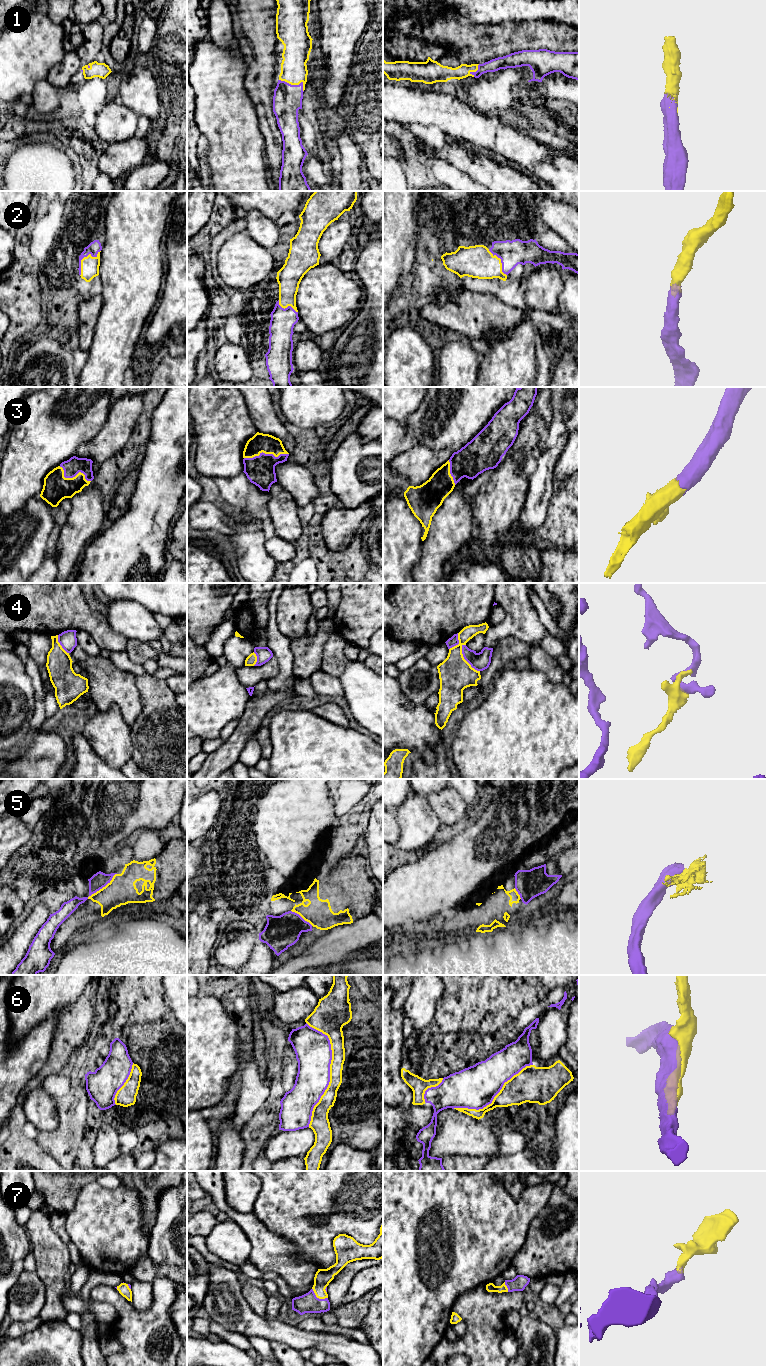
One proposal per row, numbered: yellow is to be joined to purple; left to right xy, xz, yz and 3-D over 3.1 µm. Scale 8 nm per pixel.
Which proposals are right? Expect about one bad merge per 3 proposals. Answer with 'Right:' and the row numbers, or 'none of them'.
Right: 1, 2, 3, 7

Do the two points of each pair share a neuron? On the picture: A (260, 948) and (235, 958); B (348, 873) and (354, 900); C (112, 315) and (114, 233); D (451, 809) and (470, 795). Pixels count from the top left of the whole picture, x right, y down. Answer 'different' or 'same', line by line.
A: different
B: same
C: same
D: different

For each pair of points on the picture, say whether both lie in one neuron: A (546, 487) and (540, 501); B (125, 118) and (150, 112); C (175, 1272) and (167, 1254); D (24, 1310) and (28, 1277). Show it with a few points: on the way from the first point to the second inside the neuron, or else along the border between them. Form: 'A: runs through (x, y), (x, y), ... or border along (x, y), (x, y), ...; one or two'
A: runs through (543, 490), (540, 493), (540, 498); one
B: border along (121, 103), (137, 116); two
C: border along (150, 1258), (154, 1263), (171, 1264), (176, 1267); two
D: runs through (32, 1302), (39, 1293), (39, 1290), (34, 1285); one

